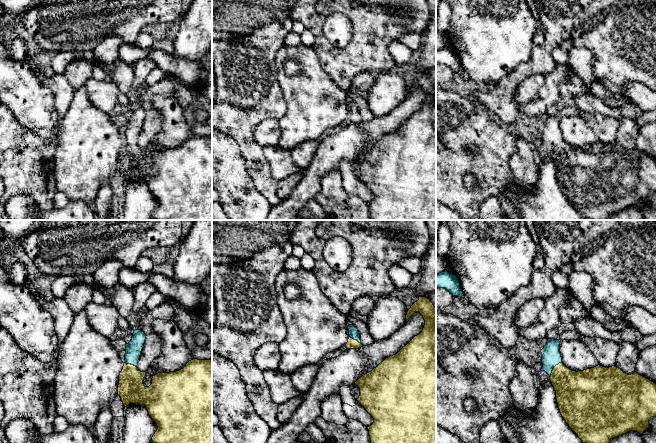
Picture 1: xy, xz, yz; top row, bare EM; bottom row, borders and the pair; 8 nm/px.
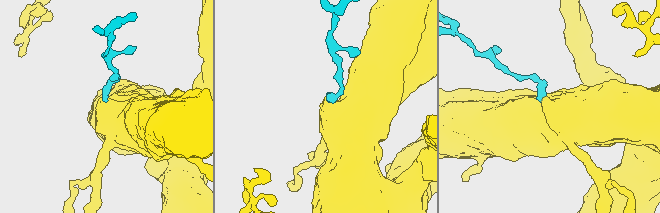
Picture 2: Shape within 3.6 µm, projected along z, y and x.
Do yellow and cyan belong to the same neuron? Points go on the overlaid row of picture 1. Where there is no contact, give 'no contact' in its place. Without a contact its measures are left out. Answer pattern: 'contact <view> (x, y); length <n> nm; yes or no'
contact yz (553, 368); length 160 nm; yes

